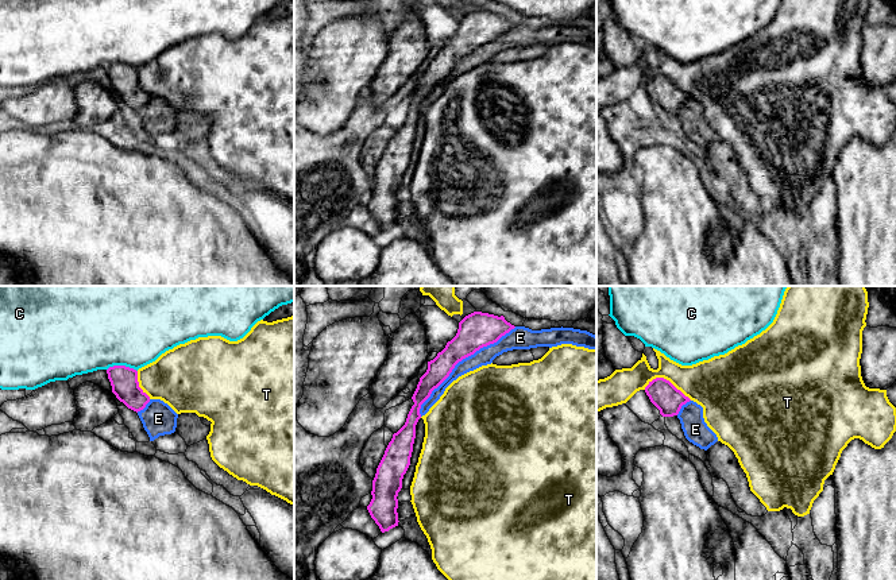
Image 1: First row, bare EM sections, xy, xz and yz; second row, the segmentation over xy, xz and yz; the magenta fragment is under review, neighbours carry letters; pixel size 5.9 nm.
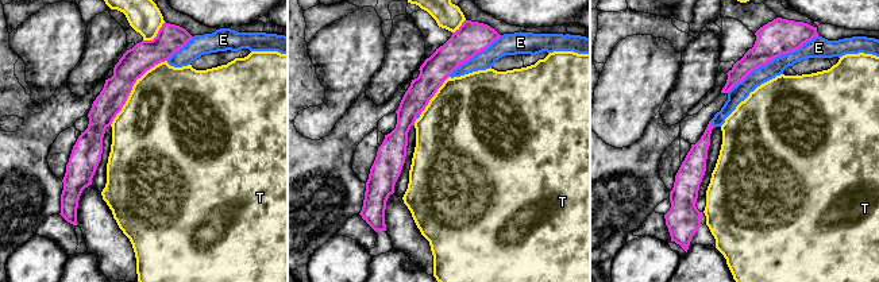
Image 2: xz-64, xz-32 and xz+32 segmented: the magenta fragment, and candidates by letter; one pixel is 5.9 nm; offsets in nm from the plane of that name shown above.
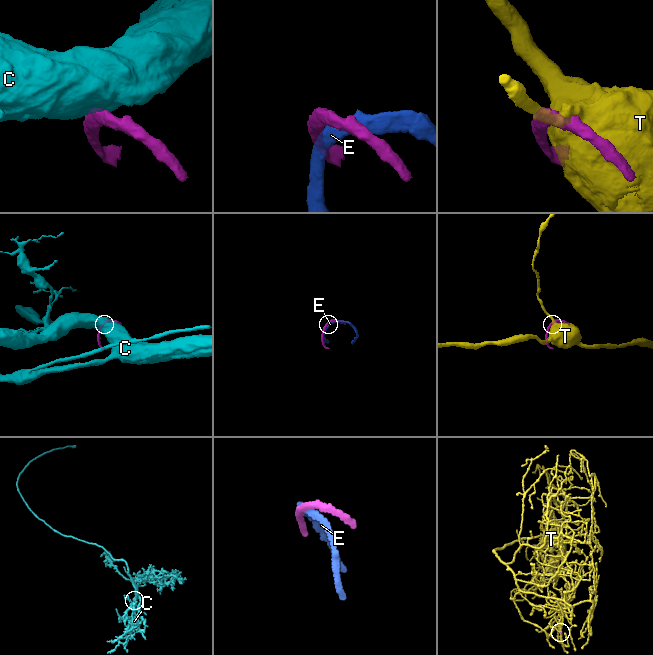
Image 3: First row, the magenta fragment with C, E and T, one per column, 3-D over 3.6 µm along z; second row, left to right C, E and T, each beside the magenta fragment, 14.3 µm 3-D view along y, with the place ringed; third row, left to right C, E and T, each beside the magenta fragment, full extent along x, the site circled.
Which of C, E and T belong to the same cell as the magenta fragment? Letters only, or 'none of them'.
E

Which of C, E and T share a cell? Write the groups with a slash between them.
C / E / T

